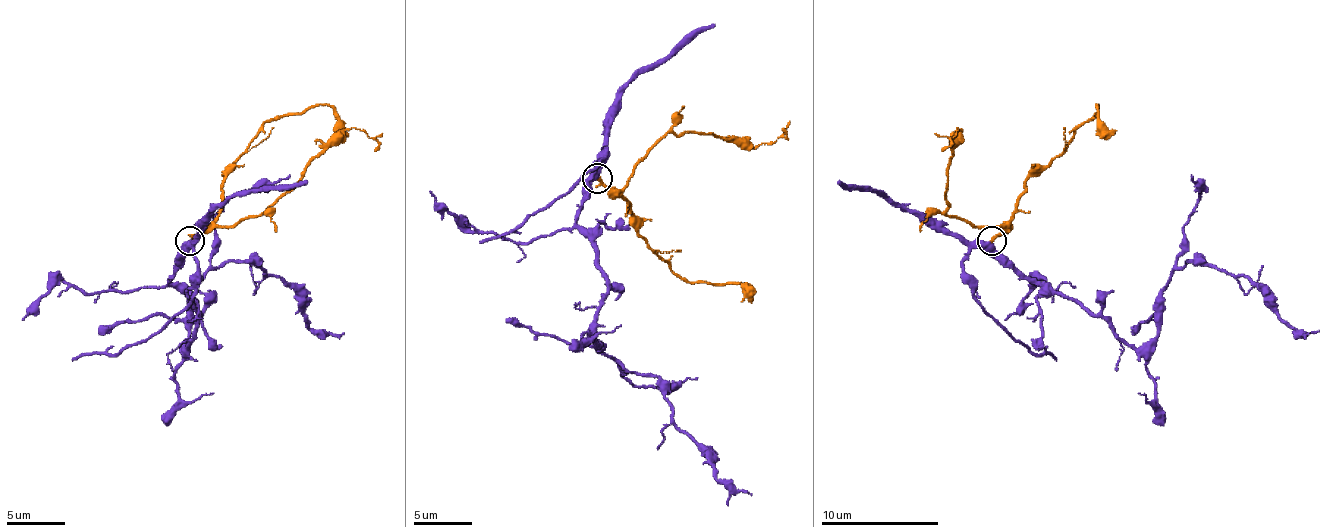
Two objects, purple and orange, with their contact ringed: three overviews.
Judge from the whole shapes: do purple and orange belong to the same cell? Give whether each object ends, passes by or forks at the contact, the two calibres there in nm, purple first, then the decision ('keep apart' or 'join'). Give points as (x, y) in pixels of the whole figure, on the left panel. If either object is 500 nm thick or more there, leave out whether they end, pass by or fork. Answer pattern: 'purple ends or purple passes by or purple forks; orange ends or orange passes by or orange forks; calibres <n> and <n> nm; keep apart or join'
purple passes by; orange ends; calibres 480 and 240 nm; join

